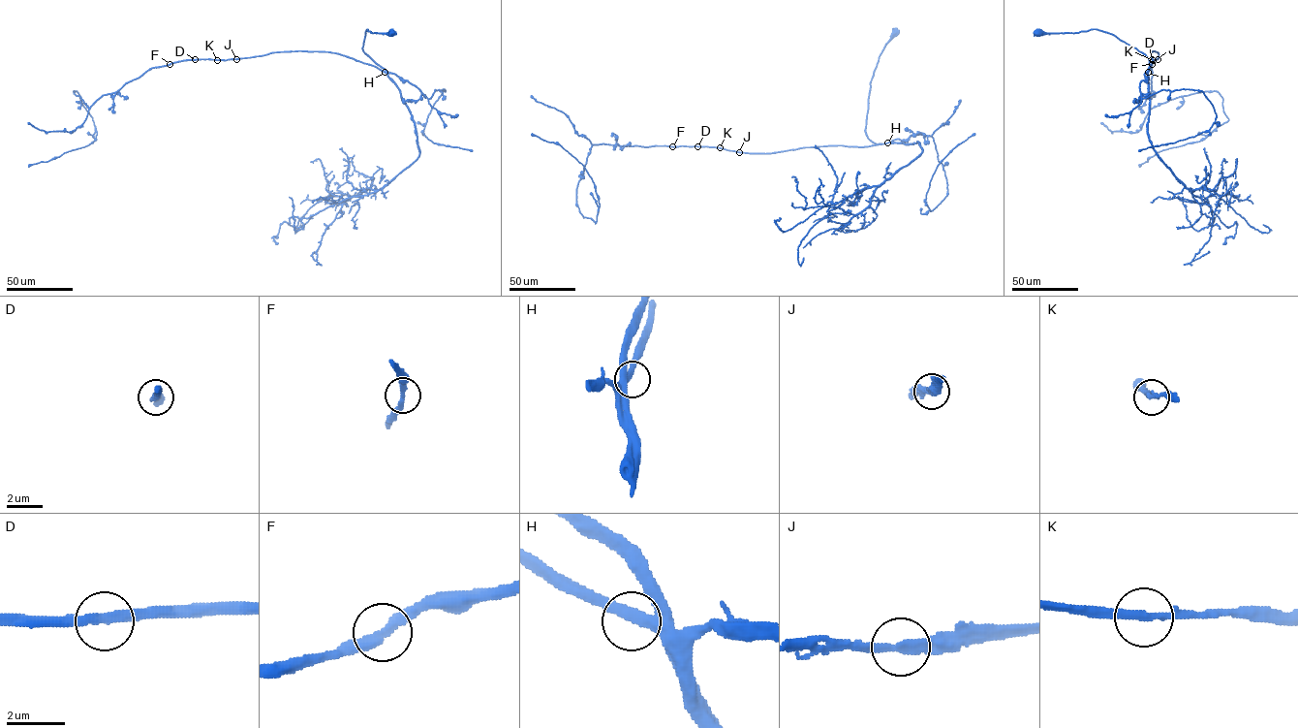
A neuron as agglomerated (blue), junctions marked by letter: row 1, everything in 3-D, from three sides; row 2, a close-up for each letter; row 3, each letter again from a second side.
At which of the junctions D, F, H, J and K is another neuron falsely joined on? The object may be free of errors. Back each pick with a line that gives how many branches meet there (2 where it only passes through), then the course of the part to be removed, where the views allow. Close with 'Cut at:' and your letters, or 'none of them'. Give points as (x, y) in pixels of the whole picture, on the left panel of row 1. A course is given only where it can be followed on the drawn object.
Cut at: none of them

